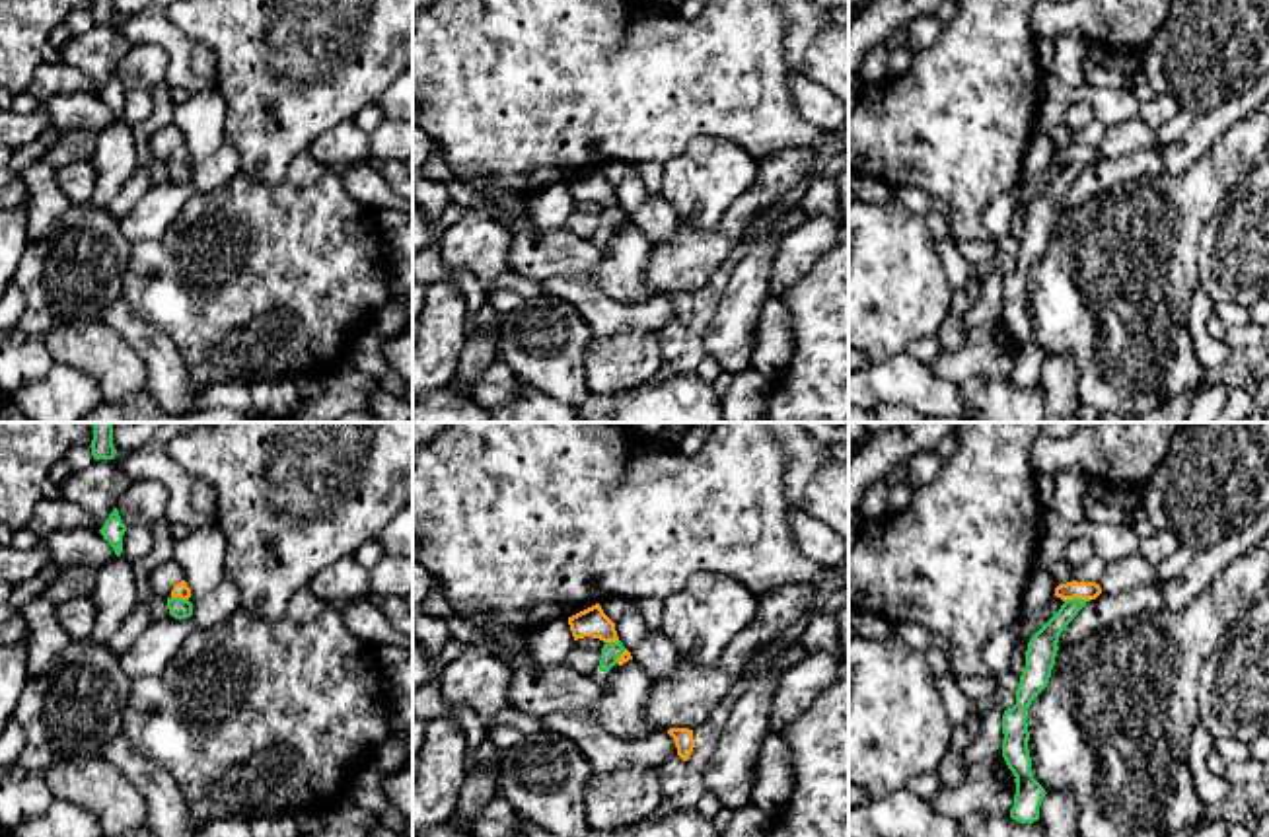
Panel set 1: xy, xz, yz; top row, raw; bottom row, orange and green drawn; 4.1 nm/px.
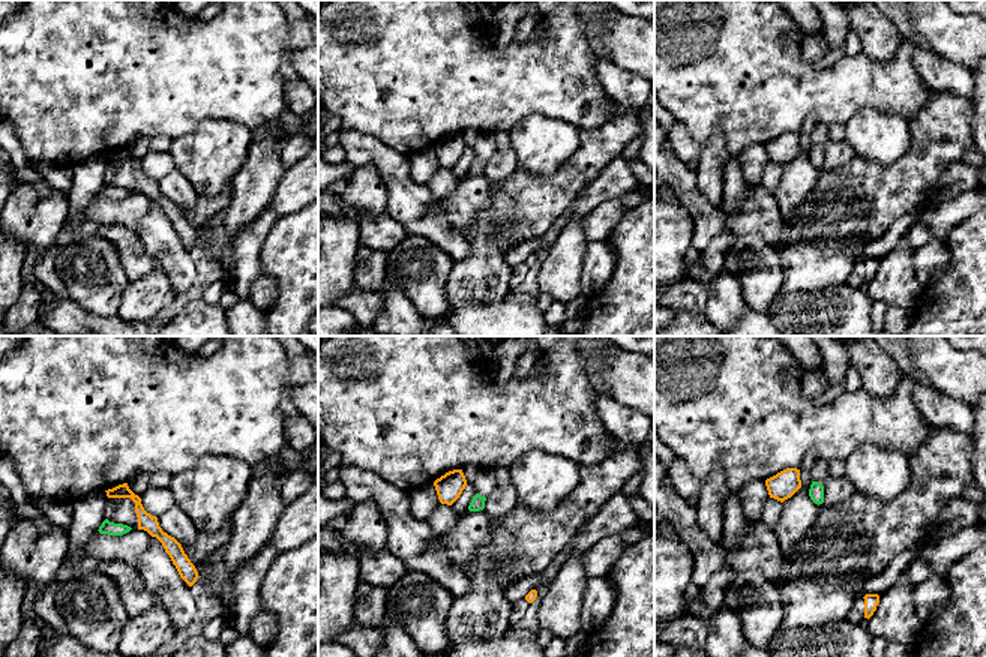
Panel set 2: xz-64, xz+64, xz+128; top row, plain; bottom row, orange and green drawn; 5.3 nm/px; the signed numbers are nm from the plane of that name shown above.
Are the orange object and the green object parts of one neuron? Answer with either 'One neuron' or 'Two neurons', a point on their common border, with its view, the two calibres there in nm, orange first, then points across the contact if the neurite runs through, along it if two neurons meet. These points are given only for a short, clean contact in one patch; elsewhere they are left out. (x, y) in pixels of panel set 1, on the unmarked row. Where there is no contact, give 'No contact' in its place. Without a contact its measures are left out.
Two neurons. Touches orange at yz (1075, 160). Thickness 80 nm (orange) against 120 nm. Boundary: yz (1087, 164), (1073, 162), (1065, 166)

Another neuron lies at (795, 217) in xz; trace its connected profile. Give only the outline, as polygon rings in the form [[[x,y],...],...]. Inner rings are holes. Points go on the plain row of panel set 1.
[[[798,193],[794,197],[790,197],[790,202],[792,202],[792,206],[784,212],[784,216],[780,218],[780,222],[775,228],[775,234],[780,237],[784,237],[792,230],[800,228],[810,218],[810,212],[806,212],[802,208]]]

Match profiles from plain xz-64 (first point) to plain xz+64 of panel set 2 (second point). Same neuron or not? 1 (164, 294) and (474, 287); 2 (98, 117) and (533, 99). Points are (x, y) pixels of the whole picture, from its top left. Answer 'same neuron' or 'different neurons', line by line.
1: same neuron
2: same neuron

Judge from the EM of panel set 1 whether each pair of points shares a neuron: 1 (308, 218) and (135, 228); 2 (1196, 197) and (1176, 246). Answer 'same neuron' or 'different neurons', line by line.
1: different neurons
2: same neuron

